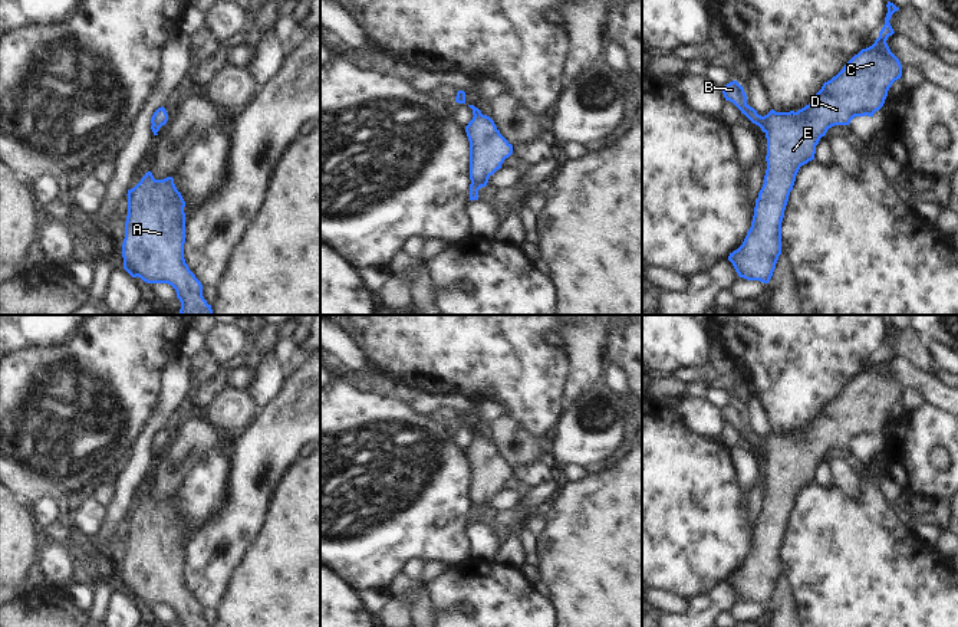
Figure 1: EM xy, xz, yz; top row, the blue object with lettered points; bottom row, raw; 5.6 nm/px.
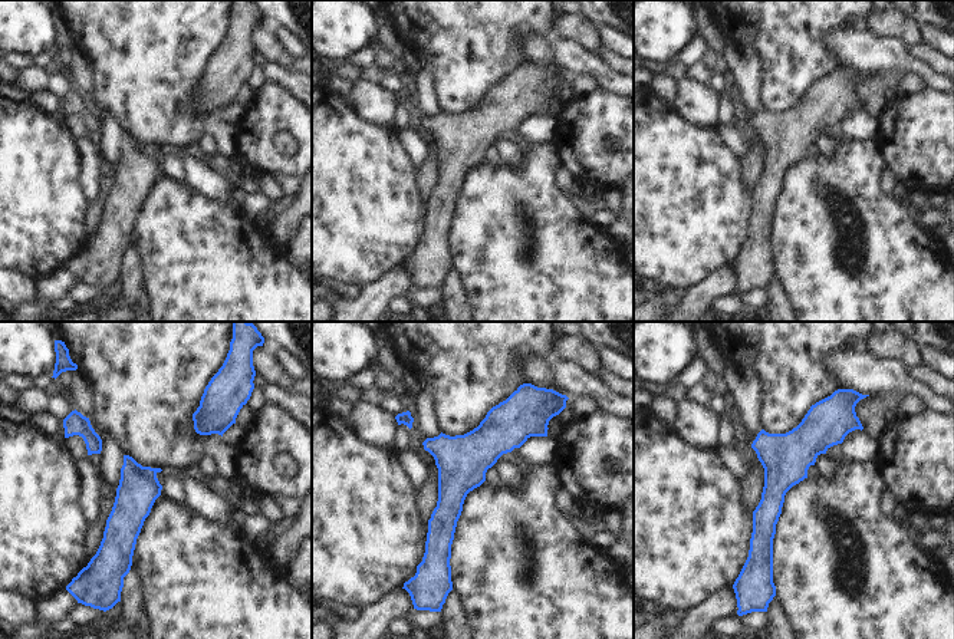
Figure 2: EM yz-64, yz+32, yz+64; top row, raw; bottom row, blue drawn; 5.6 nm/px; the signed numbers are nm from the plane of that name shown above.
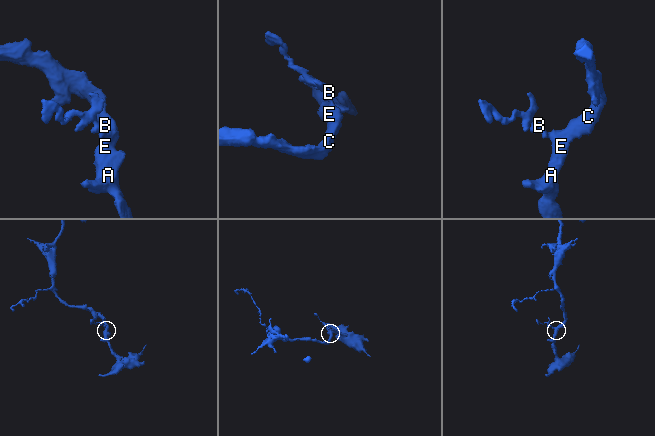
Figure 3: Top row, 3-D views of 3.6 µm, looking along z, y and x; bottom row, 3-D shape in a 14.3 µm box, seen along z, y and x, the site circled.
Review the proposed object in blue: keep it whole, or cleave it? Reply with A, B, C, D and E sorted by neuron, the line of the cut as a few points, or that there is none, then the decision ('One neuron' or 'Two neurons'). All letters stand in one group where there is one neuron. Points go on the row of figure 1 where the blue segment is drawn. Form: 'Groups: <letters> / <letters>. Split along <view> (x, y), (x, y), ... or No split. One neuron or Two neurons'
Groups: A B C D E. No split. One neuron

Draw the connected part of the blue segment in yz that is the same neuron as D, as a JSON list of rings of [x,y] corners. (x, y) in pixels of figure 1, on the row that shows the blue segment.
[[[890,1],[886,7],[885,24],[875,43],[855,55],[797,112],[771,109],[761,116],[747,104],[737,81],[721,88],[725,101],[758,125],[767,138],[767,170],[751,227],[743,244],[728,256],[740,278],[770,282],[781,255],[784,210],[800,167],[814,160],[816,145],[829,128],[849,125],[855,116],[873,116],[883,106],[892,83],[901,79],[902,65],[886,43],[895,33],[889,20],[899,7]]]

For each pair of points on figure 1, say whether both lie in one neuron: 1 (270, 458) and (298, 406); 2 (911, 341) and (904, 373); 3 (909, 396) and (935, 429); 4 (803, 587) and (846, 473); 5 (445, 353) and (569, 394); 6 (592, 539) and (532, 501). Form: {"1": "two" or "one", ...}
{"1": "one", "2": "two", "3": "two", "4": "two", "5": "two", "6": "two"}

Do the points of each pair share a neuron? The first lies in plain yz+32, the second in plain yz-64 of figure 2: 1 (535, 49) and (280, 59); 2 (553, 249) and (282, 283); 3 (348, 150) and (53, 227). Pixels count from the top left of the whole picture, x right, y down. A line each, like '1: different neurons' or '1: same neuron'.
1: different neurons
2: same neuron
3: same neuron

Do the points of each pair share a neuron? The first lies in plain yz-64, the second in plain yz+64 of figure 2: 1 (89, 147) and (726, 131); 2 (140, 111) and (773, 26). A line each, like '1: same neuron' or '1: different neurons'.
1: same neuron
2: same neuron

